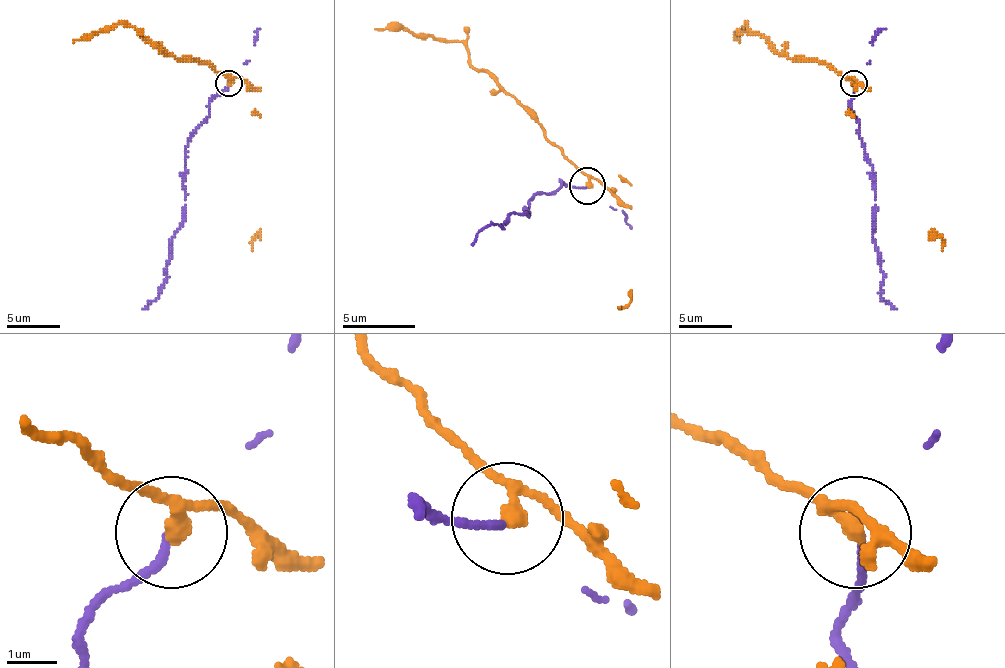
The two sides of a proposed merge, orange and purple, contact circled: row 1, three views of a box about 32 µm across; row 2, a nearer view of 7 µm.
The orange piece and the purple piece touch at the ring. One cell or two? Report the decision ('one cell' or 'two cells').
two cells

